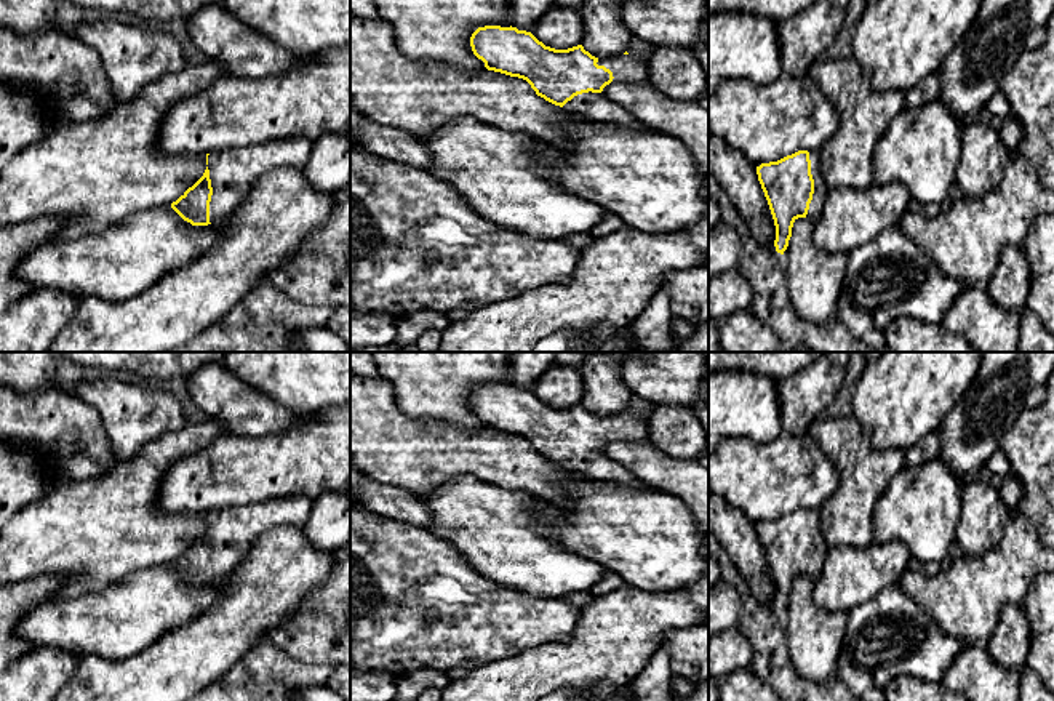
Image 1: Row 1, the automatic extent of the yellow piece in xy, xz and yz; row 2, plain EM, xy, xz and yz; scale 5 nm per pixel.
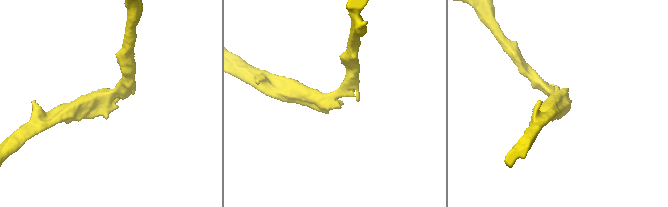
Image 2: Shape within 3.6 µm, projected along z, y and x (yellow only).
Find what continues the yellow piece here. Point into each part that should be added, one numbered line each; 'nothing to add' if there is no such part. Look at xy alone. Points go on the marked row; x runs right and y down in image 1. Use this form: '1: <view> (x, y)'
1: xy (232, 172)

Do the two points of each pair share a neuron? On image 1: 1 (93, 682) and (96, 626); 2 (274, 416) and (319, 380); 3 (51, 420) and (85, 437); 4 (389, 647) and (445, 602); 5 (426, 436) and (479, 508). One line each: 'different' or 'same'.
1: different
2: different
3: same
4: same
5: different

